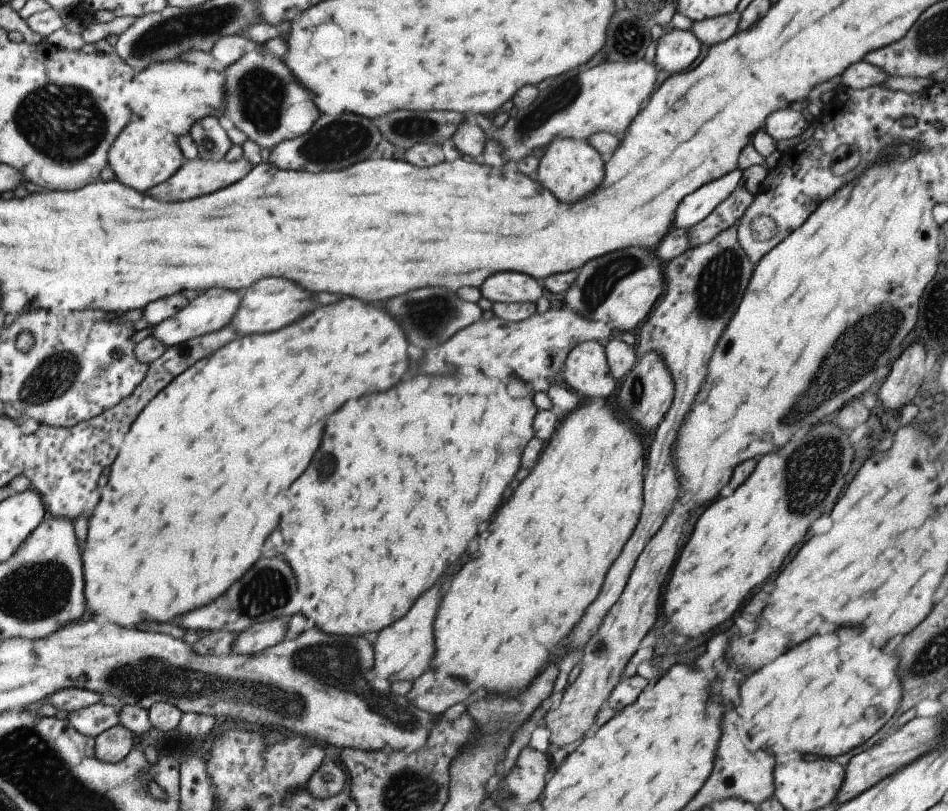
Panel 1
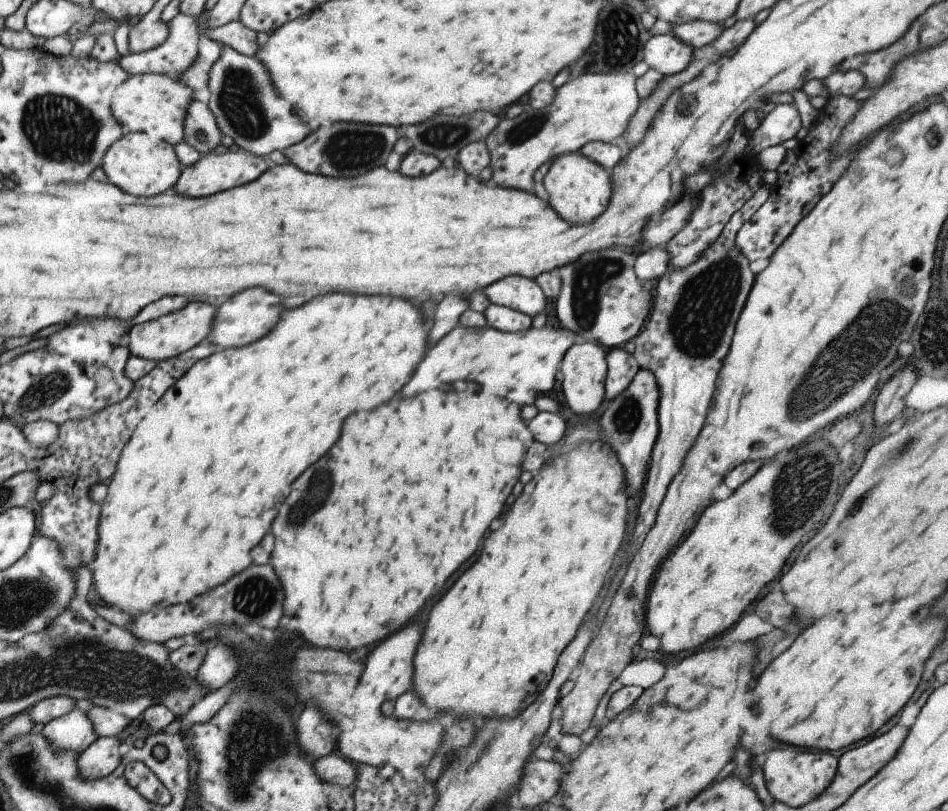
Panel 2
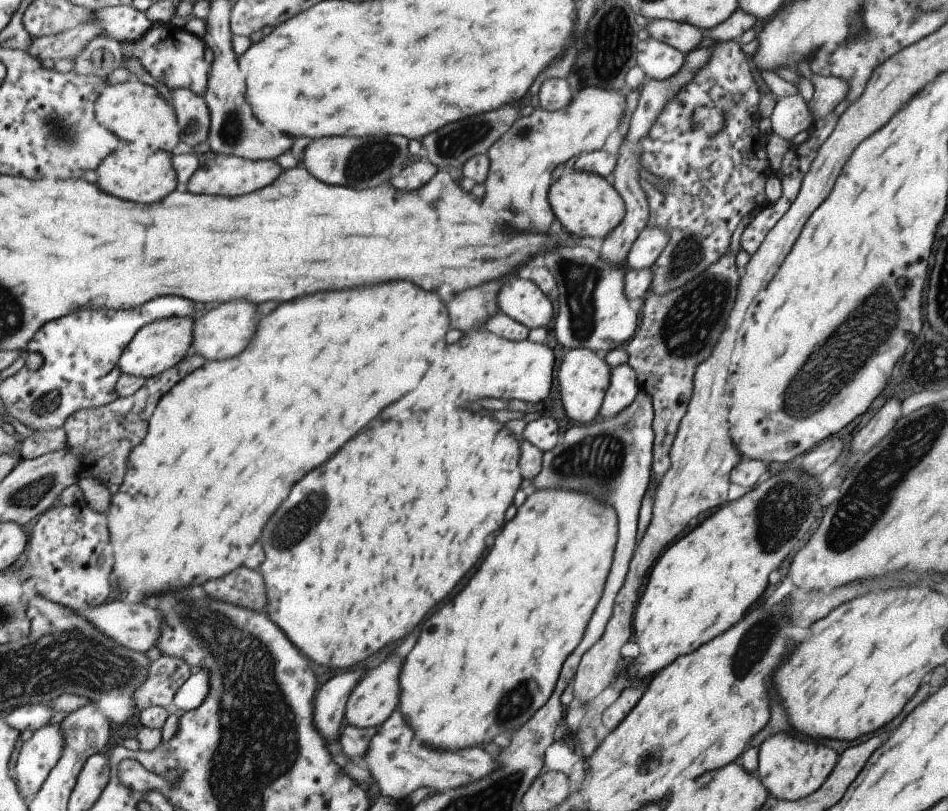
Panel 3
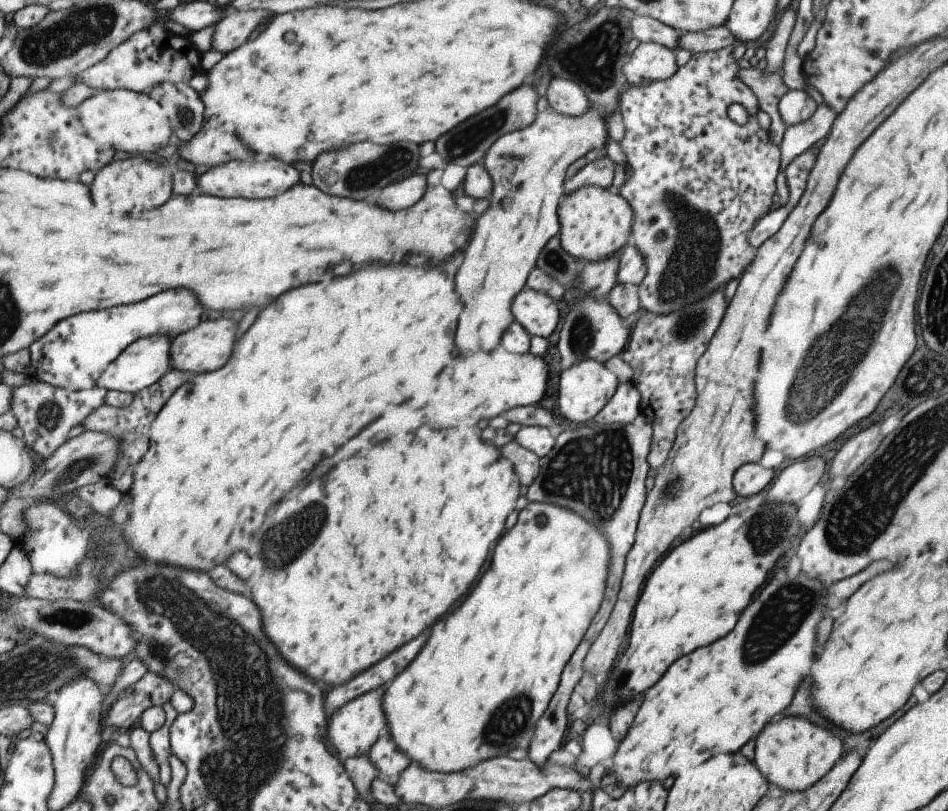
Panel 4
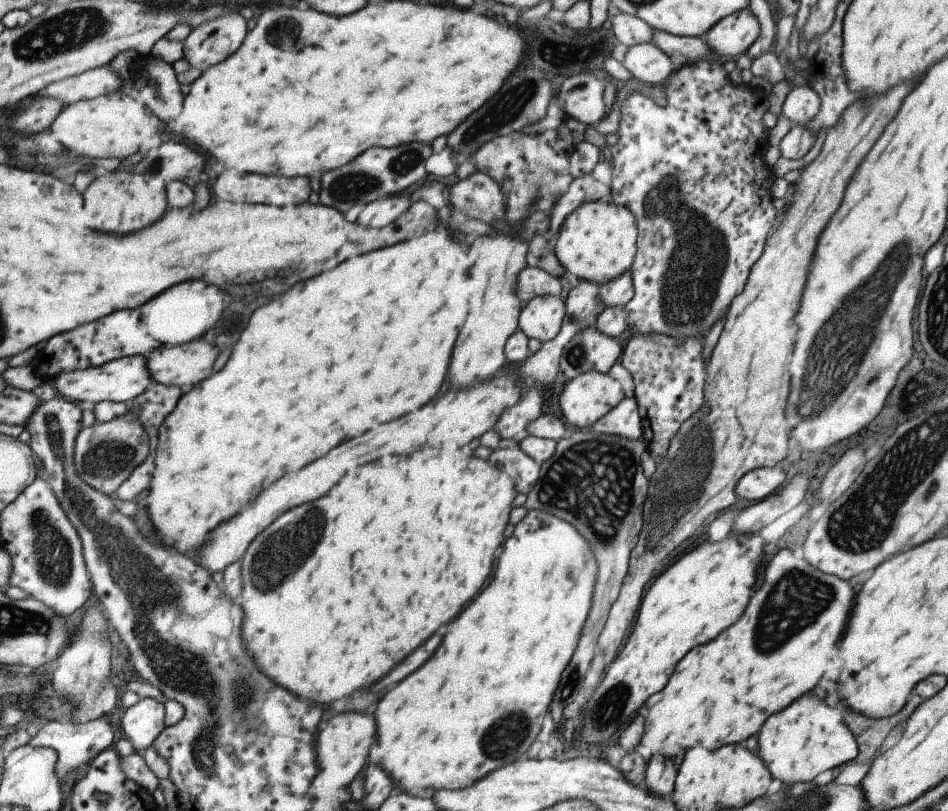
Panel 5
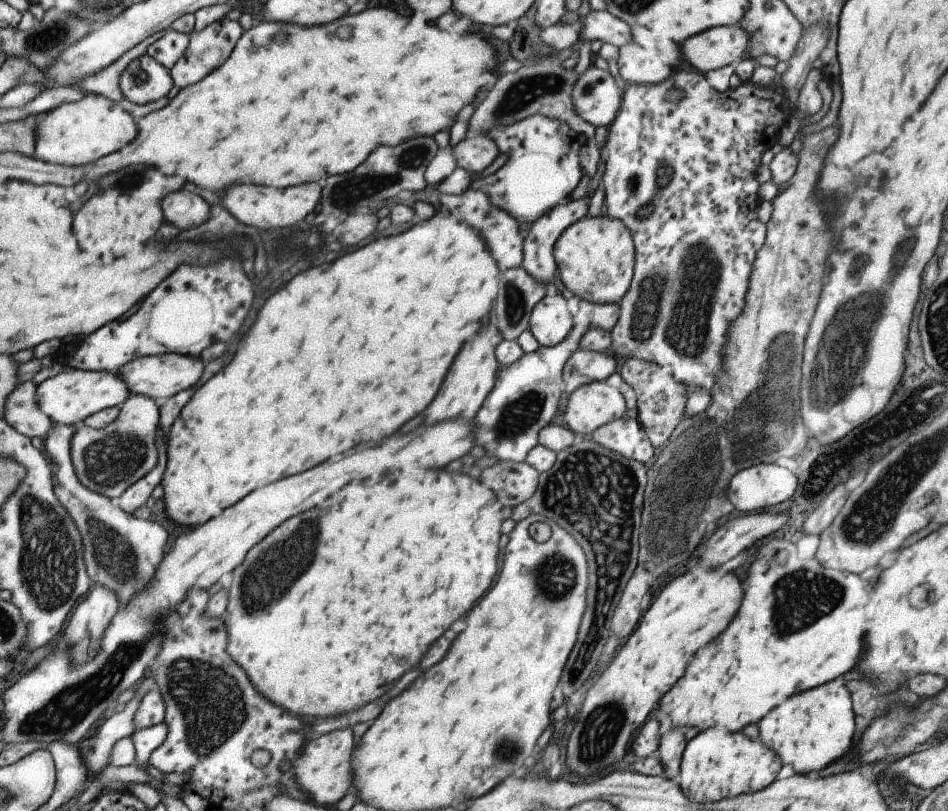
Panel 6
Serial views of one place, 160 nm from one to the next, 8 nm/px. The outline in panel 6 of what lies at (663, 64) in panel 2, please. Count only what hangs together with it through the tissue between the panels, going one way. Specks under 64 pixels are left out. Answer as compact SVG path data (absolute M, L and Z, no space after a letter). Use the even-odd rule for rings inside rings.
M637 43L618 47L618 73L625 83L655 84L669 76L669 66L649 62Z

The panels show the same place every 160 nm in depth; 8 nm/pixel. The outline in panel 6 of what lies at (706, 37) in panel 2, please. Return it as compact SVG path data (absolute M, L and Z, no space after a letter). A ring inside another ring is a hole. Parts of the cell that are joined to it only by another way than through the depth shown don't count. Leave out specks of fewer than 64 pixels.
M590 10L587 15L585 16L585 19L583 20L582 24L578 23L576 25L576 28L578 30L578 38L581 34L581 38L583 41L585 40L601 40L601 42L607 42L609 44L612 44L613 46L622 47L623 45L626 45L627 43L632 42L631 38L631 27L620 18L617 18L616 16L613 16L609 11L592 11Z

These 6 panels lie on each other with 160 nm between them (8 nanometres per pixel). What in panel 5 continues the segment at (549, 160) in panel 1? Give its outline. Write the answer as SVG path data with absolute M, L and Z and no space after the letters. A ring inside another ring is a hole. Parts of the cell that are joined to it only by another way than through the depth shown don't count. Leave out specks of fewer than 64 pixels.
M587 201L572 210L560 224L557 241L554 245L555 256L564 266L565 272L575 274L579 280L596 282L599 286L624 270L630 268L636 251L636 222L634 214L626 207L612 202Z

